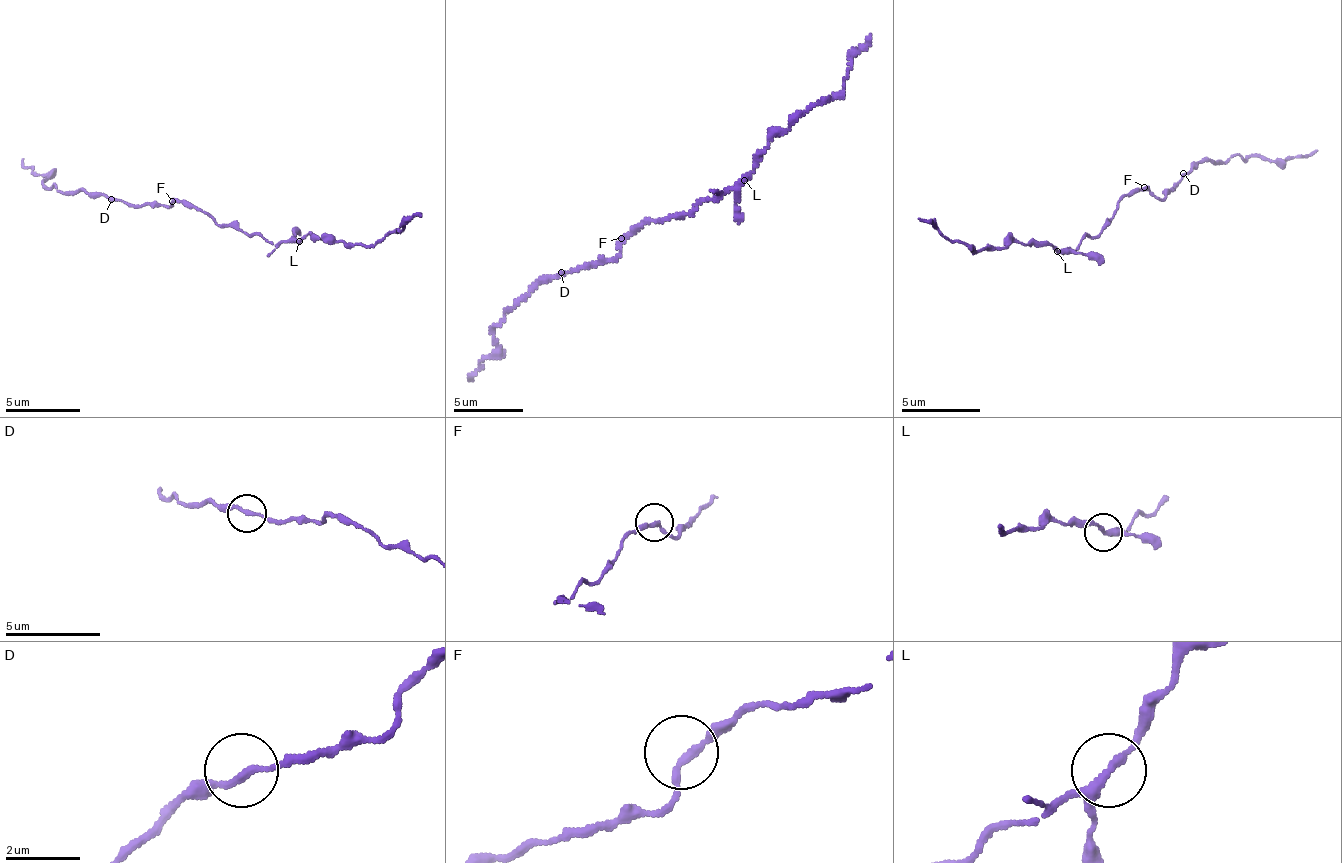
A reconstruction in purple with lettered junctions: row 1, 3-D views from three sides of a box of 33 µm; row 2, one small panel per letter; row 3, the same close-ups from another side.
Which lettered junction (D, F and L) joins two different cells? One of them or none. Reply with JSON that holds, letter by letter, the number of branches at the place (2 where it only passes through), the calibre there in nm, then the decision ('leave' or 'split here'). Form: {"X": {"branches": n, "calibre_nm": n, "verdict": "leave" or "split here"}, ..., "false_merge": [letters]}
{"D": {"branches": 2, "calibre_nm": 180, "verdict": "leave"}, "F": {"branches": 2, "calibre_nm": 200, "verdict": "leave"}, "L": {"branches": 3, "calibre_nm": 190, "verdict": "leave"}, "false_merge": []}

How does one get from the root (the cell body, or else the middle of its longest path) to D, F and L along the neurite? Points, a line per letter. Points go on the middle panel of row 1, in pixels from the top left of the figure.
D: (669, 218), (649, 220), (628, 238), (613, 260), (599, 259), (596, 264), (585, 264), (561, 272)
F: (669, 218), (649, 220), (621, 238)
L: (669, 218), (690, 214), (704, 201), (718, 200), (725, 192), (735, 189), (743, 180)

